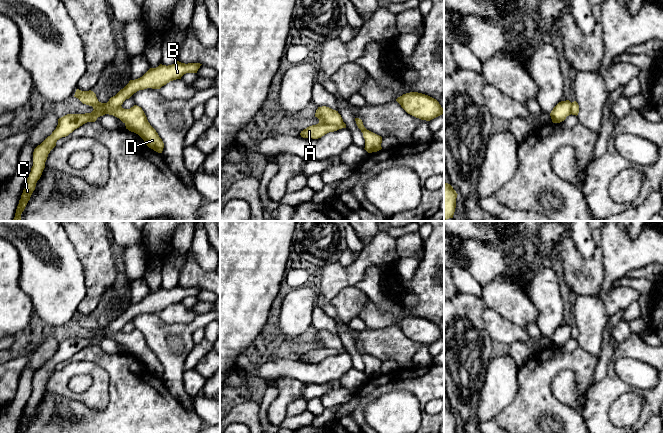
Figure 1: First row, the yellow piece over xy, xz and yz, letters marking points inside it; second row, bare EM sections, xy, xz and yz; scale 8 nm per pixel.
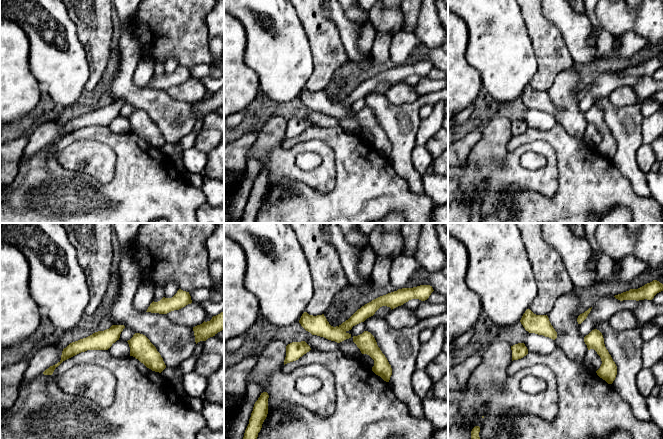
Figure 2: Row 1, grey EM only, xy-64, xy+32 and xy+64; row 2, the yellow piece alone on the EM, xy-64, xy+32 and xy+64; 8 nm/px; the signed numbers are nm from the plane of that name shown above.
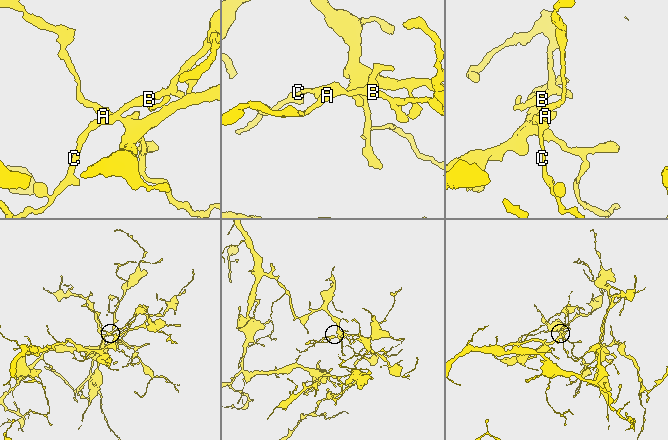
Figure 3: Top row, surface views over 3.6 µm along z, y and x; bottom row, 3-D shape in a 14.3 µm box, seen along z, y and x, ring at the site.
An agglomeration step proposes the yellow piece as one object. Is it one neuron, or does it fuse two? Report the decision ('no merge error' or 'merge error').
merge error

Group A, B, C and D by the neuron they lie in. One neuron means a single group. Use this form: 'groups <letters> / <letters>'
groups A D / B C

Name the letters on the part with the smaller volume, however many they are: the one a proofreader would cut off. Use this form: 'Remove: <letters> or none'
Remove: B, C

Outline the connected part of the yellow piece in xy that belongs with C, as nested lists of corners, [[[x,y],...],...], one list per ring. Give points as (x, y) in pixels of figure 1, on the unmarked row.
[[[94,333],[91,337],[85,338],[67,338],[58,343],[56,353],[48,360],[33,376],[33,390],[25,406],[25,412],[19,424],[17,433],[25,433],[30,421],[35,414],[36,407],[40,403],[45,392],[45,386],[48,378],[56,370],[56,366],[68,360],[75,353],[87,346],[95,346],[98,341],[105,339],[104,333]]]

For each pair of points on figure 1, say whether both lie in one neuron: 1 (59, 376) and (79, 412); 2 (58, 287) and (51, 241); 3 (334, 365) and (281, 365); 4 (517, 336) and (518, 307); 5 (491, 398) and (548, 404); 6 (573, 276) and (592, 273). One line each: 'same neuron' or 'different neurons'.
1: different neurons
2: same neuron
3: same neuron
4: different neurons
5: different neurons
6: same neuron

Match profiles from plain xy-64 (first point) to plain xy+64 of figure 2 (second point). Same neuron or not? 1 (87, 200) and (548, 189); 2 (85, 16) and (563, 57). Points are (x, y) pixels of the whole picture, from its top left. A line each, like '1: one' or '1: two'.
1: two
2: one

